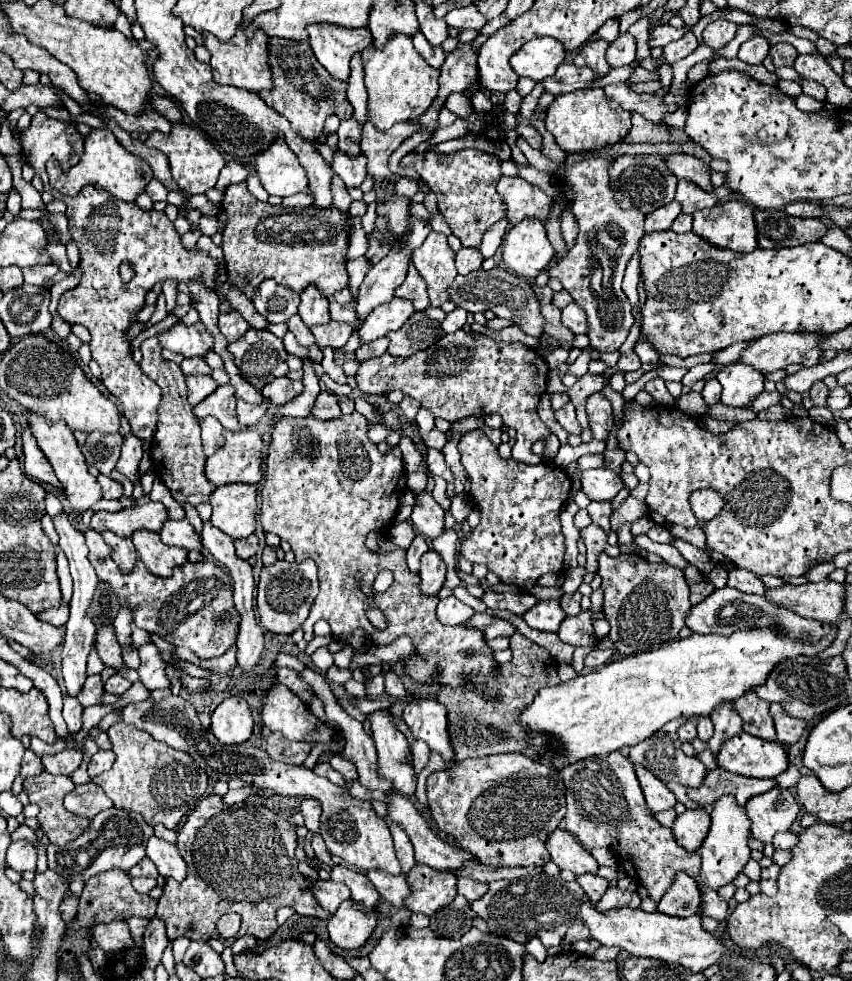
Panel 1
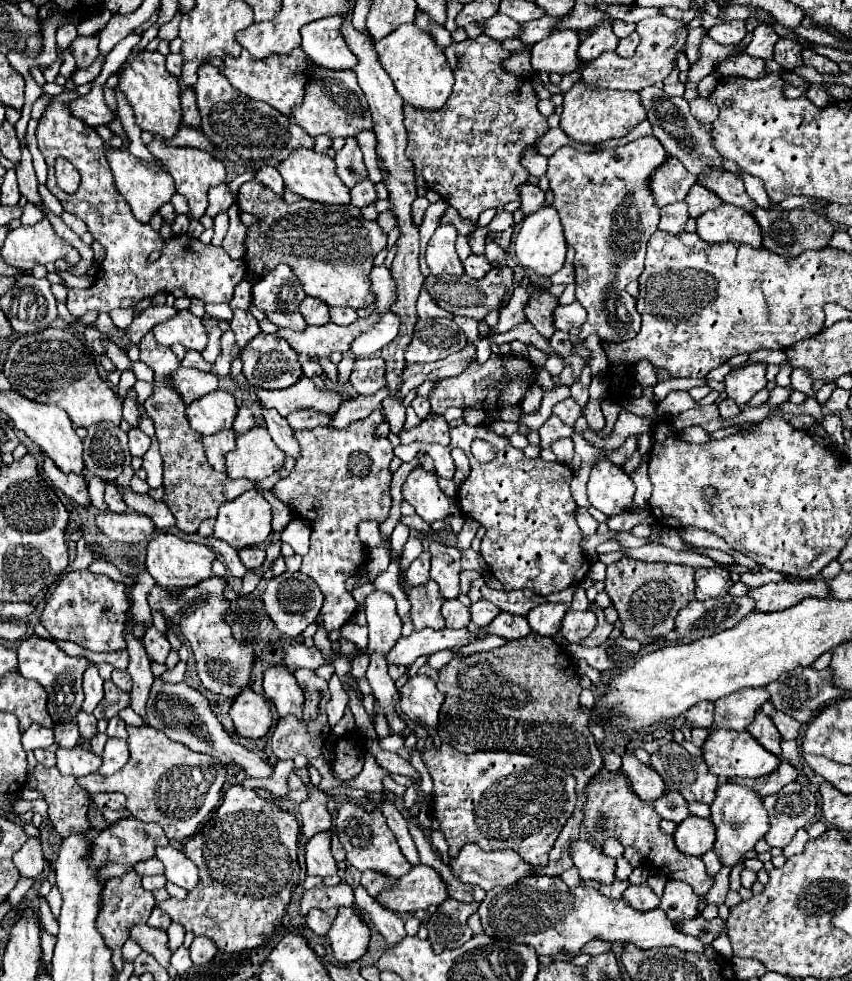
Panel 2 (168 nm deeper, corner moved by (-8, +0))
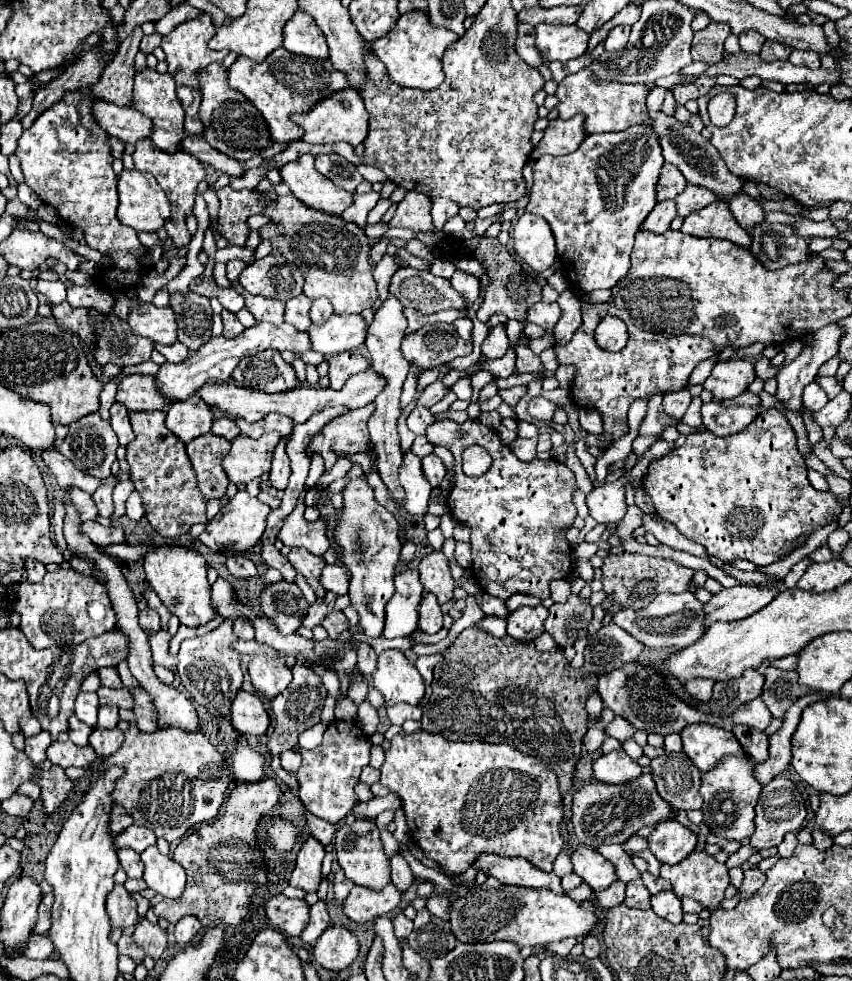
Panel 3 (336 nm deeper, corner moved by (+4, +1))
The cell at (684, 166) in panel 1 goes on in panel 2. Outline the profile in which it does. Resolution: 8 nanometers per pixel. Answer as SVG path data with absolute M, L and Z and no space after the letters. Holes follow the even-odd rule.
M711 170L711 174L699 176L699 184L705 184L709 190L713 190L717 196L721 196L723 202L739 206L739 208L747 210L749 214L753 214L753 210L757 206L755 200L745 192L741 176L735 176L731 172L717 174L717 170Z

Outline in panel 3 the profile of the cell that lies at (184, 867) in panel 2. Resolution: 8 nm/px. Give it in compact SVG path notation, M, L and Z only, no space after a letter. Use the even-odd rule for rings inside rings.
M155 845L147 847L141 853L141 861L145 863L143 879L145 879L147 887L151 887L153 891L157 891L169 899L175 899L183 893L185 869L181 869L181 865L177 861L173 861L169 855L161 855Z

